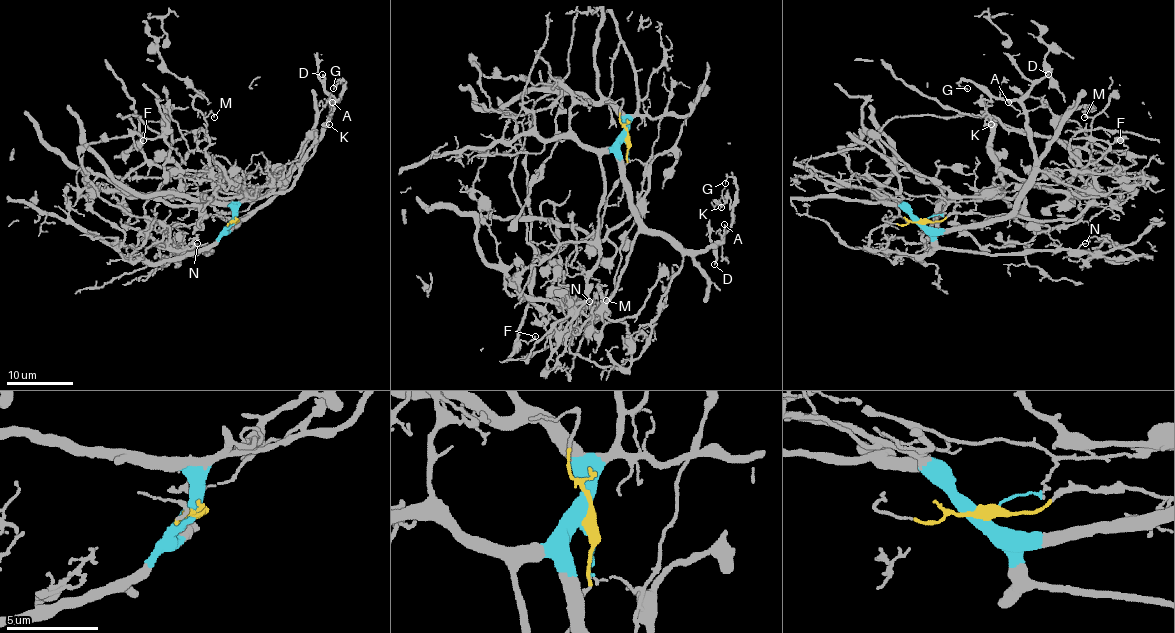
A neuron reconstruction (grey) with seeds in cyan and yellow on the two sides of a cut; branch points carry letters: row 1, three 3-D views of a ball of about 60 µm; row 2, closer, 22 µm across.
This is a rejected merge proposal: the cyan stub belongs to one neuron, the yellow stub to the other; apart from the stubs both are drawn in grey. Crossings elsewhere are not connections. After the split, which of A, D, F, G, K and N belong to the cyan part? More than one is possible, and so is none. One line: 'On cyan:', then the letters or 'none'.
On cyan: A, D, G, K, N

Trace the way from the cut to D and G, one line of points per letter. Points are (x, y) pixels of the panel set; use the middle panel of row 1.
D: (626, 136), (620, 175), (628, 208), (686, 250), (706, 250), (721, 238), (715, 265)
G: (626, 136), (620, 175), (628, 208), (686, 250), (721, 241), (736, 188), (731, 176), (725, 183)

